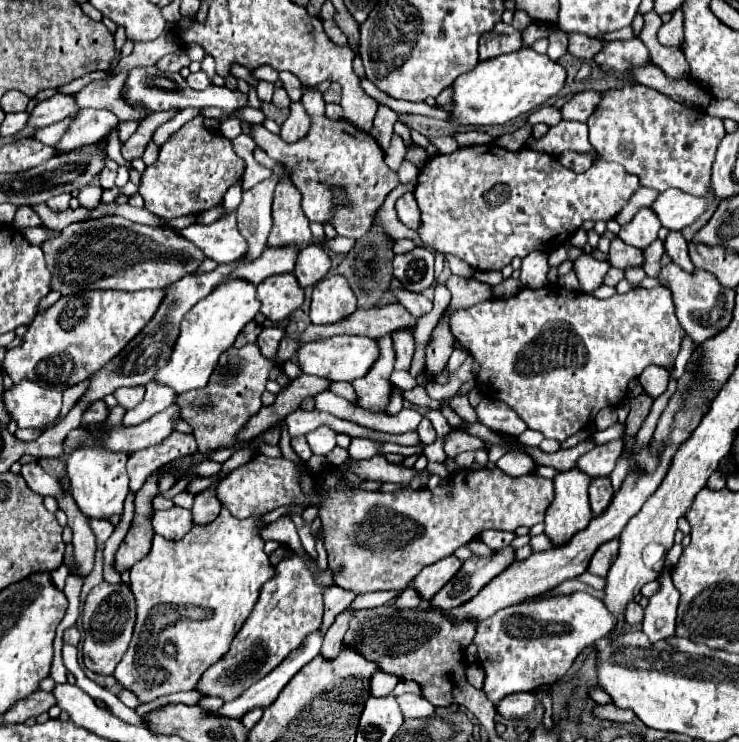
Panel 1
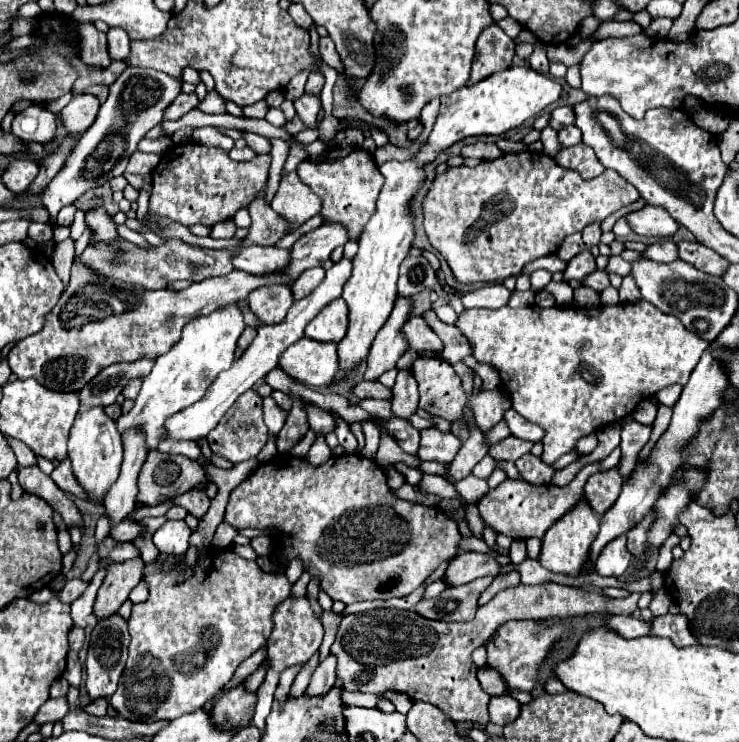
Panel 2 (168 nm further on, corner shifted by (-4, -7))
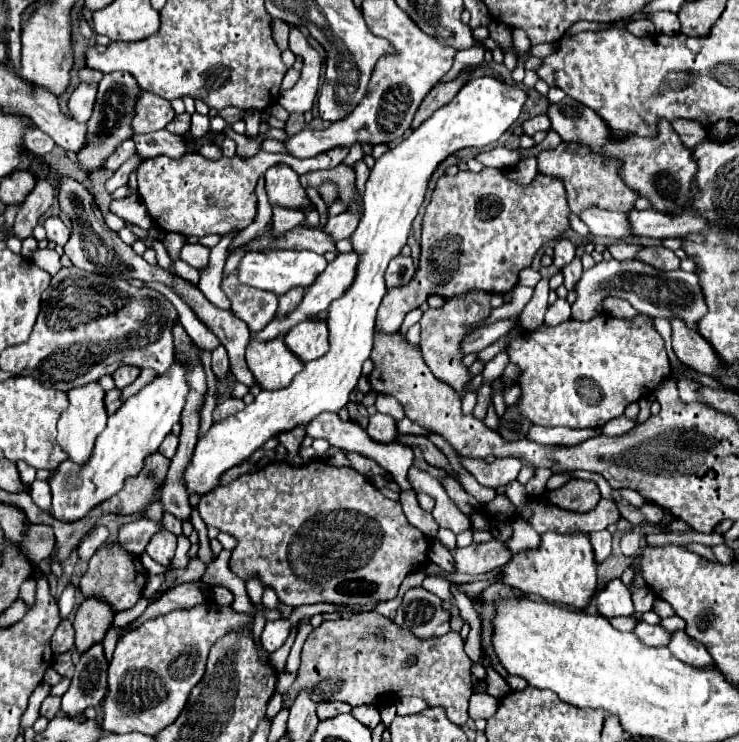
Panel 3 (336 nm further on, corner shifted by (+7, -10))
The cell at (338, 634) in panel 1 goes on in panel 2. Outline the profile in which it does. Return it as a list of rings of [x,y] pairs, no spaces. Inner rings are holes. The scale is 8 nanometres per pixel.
[[[328,655],[328,659],[324,659],[312,673],[306,695],[324,697],[328,693],[328,689],[332,689],[332,685],[336,685],[336,659]]]

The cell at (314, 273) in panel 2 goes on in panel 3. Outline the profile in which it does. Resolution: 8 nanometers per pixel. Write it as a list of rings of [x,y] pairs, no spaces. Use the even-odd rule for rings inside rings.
[[[291,288],[285,296],[279,298],[279,308],[277,308],[277,316],[285,316],[289,314],[293,308],[297,308],[297,304],[301,302],[305,290],[303,288]]]

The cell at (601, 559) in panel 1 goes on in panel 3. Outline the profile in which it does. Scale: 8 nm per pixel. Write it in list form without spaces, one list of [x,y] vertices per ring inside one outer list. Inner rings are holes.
[[[601,530],[601,532],[589,534],[589,538],[591,538],[593,552],[595,552],[595,562],[597,564],[605,562],[611,556],[611,534],[607,530]]]

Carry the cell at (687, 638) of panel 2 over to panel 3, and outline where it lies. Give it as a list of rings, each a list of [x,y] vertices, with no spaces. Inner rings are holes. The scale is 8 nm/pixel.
[[[683,630],[671,632],[671,640],[667,644],[667,648],[673,652],[673,656],[677,656],[681,662],[693,664],[693,666],[705,666],[705,664],[713,664],[709,652],[705,648],[701,648],[699,642],[695,642],[693,638],[689,638]]]

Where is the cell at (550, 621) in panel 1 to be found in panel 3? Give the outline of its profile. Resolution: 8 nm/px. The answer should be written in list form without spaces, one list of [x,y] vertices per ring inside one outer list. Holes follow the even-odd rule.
[[[643,620],[637,622],[633,628],[633,634],[647,646],[667,646],[669,644],[669,632],[663,630],[661,626],[651,626]]]

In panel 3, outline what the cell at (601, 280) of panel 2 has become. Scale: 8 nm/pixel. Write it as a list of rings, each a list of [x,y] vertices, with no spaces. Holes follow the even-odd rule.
[[[575,258],[575,260],[573,260],[571,264],[567,264],[561,272],[563,272],[563,276],[565,276],[565,288],[567,288],[567,290],[573,290],[573,288],[577,286],[577,280],[581,280],[581,272],[583,272],[581,260]]]

